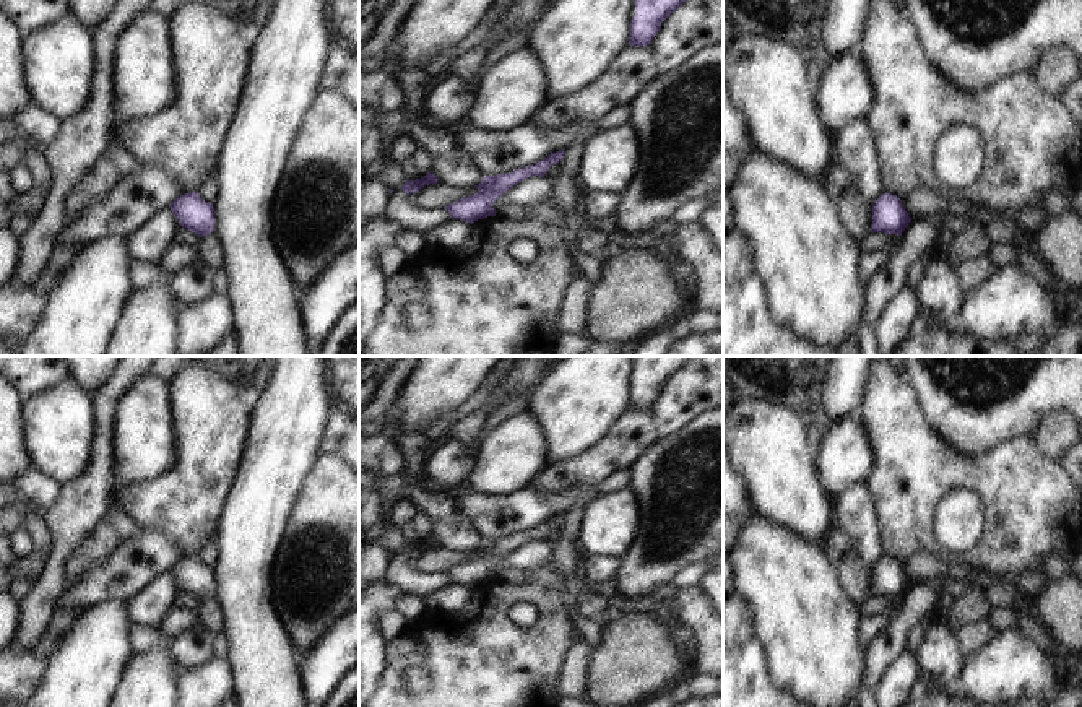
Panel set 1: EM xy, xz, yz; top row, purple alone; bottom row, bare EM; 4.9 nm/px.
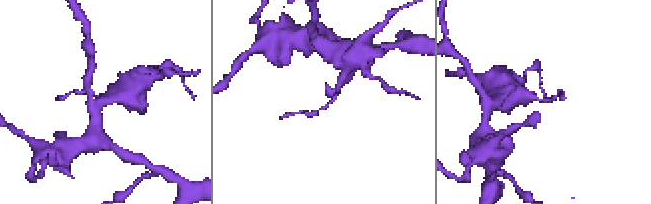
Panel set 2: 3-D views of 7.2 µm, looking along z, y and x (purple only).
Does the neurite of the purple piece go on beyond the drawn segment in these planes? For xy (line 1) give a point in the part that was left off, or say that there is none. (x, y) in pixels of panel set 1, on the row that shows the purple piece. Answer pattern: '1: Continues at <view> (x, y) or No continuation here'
1: No continuation here.

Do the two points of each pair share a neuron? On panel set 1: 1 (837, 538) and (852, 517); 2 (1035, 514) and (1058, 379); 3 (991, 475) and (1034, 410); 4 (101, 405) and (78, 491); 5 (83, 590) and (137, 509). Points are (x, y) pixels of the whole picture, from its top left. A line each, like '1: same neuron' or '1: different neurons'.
1: different neurons
2: different neurons
3: different neurons
4: same neuron
5: different neurons

